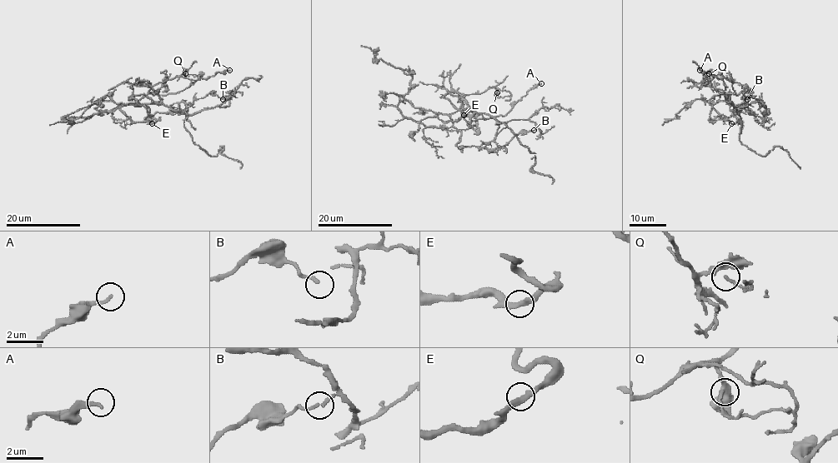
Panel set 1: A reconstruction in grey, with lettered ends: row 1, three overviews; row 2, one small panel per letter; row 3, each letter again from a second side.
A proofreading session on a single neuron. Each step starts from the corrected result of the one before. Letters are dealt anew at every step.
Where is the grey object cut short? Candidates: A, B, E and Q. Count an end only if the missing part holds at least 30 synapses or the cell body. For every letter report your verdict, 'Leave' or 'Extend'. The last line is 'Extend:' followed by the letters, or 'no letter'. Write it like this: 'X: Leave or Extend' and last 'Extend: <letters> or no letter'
A: Leave
B: Leave
E: Leave
Q: Leave
Extend: no letter

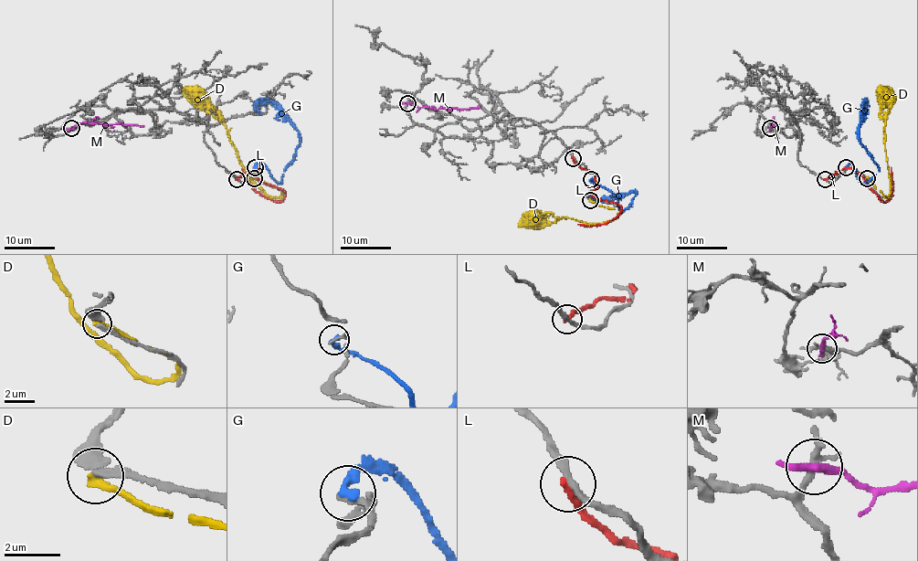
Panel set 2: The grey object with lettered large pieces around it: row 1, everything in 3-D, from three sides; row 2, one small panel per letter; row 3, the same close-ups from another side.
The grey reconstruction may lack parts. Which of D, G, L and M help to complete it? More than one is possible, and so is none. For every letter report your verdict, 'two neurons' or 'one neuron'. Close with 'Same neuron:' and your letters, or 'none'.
D: two neurons
G: two neurons
L: two neurons
M: two neurons
Same neuron: none

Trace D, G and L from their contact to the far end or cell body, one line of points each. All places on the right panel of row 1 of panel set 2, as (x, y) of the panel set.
D: (867, 177), (874, 187), (886, 196), (889, 195), (890, 174), (884, 121), (880, 116), (880, 99), (891, 87)
G: (847, 167), (850, 164), (861, 183), (878, 171), (871, 154), (859, 142), (861, 111), (867, 102), (865, 114)
L: (825, 179), (841, 170), (851, 168), (860, 174), (877, 196), (884, 202), (891, 197), (893, 186), (891, 167)

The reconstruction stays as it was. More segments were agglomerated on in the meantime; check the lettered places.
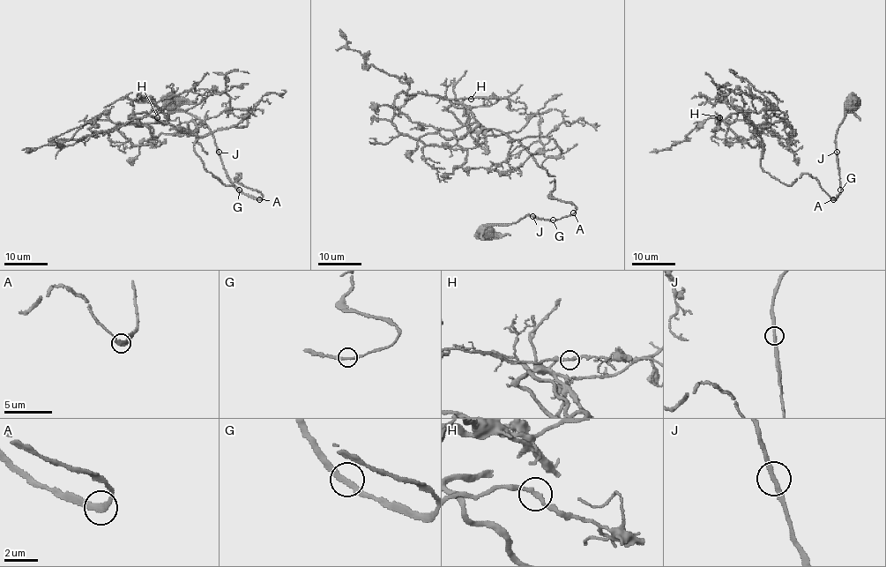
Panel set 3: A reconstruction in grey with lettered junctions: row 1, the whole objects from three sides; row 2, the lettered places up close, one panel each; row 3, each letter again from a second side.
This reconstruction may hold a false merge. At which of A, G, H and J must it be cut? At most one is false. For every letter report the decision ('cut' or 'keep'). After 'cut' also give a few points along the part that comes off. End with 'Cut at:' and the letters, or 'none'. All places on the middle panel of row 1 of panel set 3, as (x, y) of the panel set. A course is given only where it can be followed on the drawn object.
A: keep
G: keep
H: keep
J: keep
Cut at: none

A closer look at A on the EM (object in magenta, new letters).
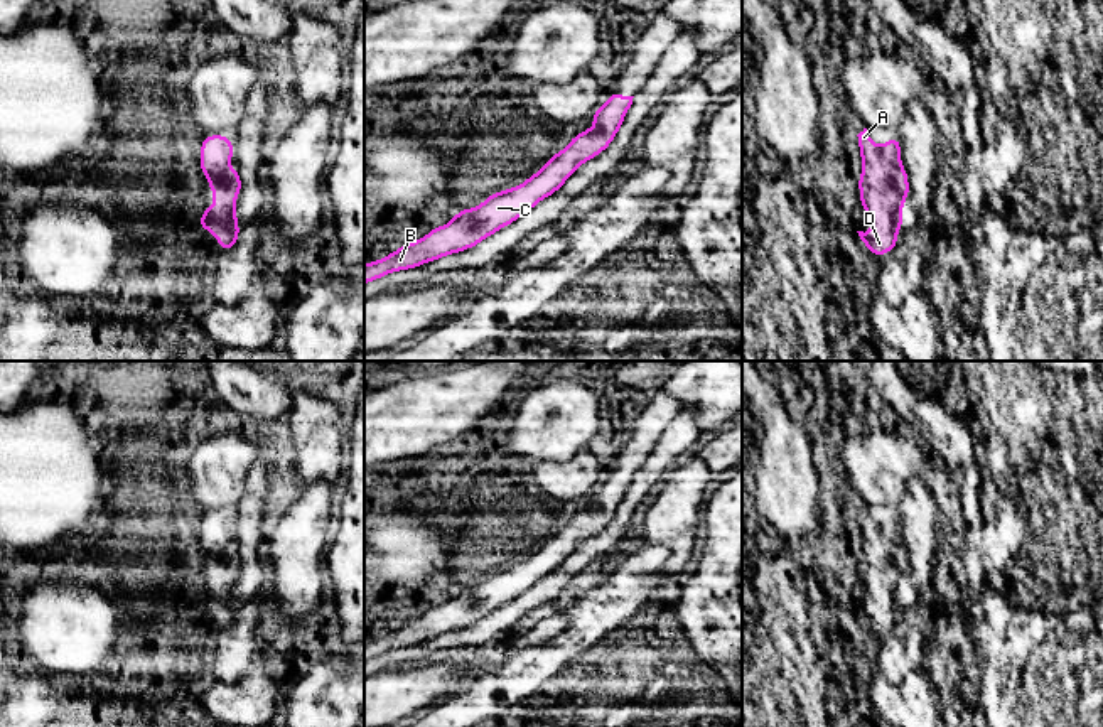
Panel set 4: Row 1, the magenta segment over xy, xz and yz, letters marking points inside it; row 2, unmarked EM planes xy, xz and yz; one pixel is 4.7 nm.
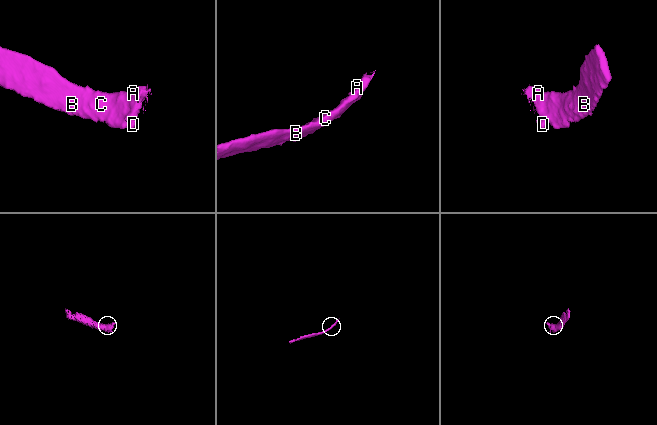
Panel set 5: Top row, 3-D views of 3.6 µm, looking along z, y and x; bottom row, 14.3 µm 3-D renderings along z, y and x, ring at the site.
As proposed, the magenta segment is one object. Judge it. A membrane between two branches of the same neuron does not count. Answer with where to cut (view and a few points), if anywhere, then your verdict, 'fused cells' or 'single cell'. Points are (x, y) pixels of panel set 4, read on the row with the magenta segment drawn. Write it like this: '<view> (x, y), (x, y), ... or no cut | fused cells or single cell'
no cut | single cell

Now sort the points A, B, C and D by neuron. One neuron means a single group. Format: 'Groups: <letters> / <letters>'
Groups: A B C D

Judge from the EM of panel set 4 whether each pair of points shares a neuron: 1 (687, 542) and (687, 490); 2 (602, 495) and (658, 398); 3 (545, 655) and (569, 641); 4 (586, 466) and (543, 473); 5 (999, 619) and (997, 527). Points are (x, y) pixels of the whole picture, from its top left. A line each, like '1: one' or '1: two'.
1: one
2: one
3: one
4: one
5: two

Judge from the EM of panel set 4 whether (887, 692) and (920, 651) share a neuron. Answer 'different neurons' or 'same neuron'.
different neurons

